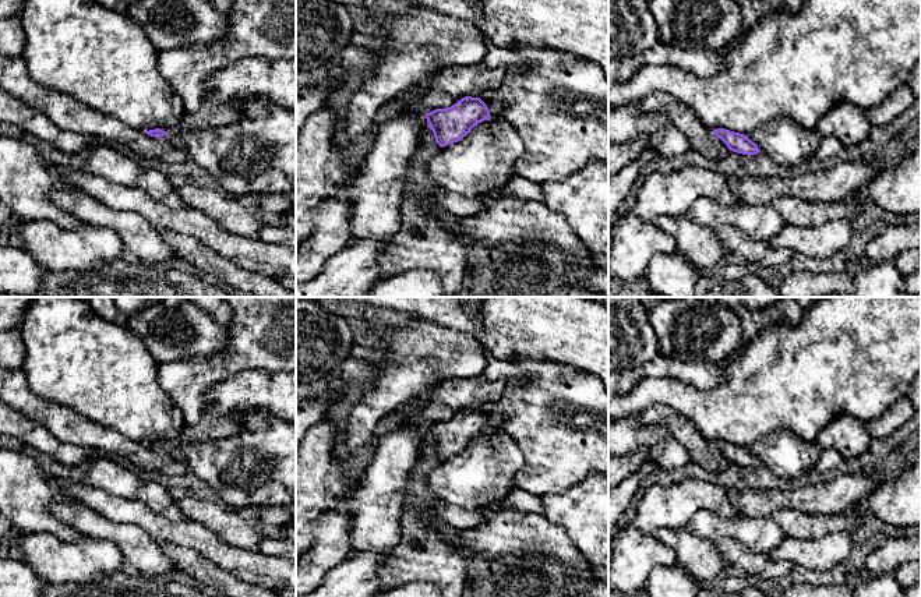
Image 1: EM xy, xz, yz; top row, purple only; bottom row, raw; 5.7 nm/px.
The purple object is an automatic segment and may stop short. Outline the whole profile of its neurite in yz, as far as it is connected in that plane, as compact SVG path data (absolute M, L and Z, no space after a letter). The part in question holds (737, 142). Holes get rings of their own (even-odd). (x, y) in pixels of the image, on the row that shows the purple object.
M726 128L713 130L713 134L720 138L730 151L742 155L756 155L761 152L758 145L752 142L748 135L734 133Z

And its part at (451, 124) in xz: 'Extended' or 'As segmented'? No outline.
Extended

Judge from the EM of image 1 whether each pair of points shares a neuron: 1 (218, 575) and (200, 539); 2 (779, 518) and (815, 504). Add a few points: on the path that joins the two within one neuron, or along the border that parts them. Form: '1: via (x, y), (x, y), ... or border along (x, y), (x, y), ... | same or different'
1: border along (183, 546), (191, 547), (239, 579) | different
2: border along (830, 515), (807, 515), (777, 508), (769, 516) | different

